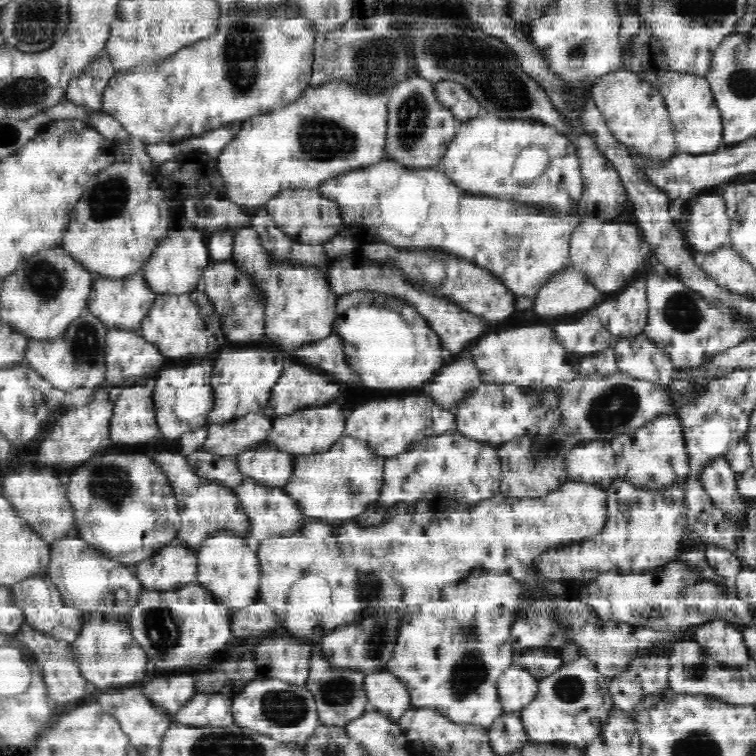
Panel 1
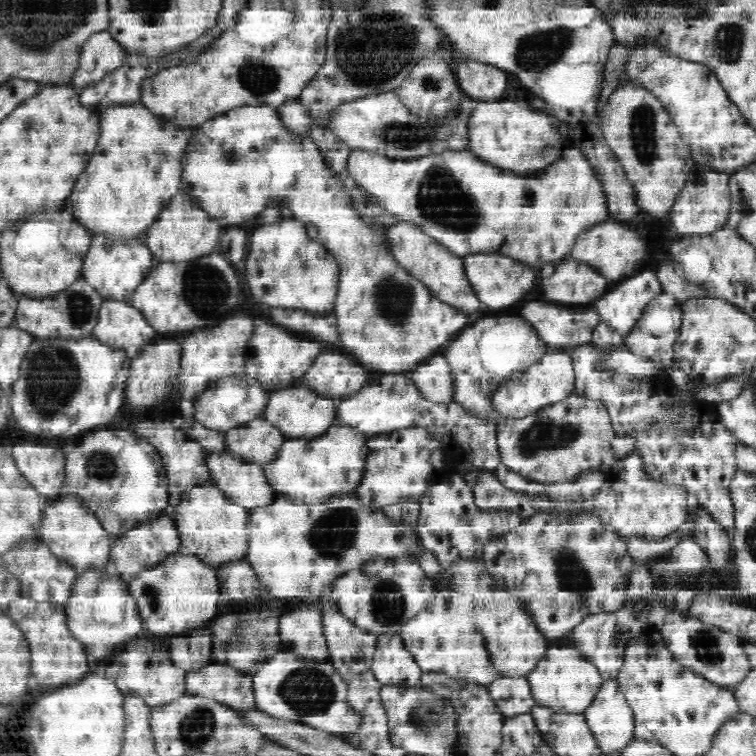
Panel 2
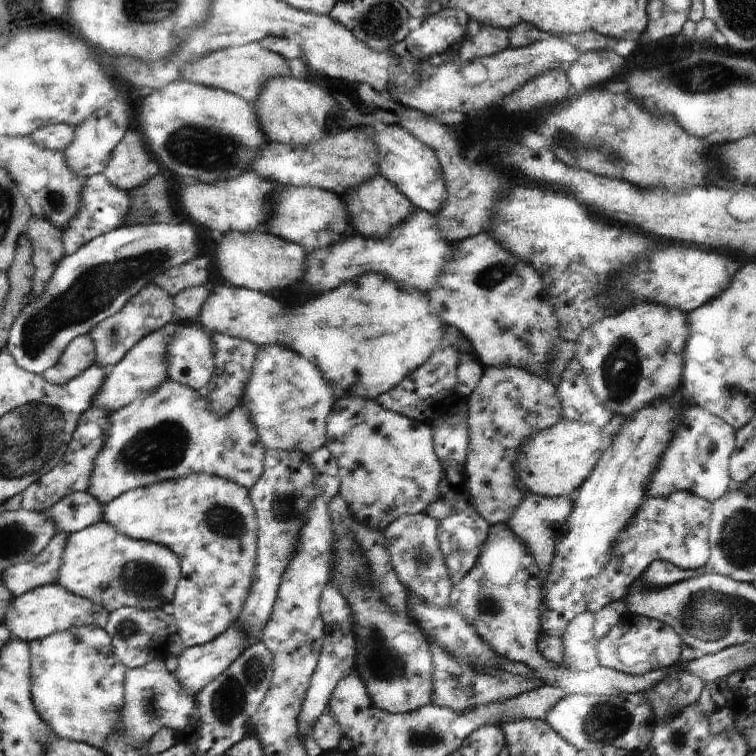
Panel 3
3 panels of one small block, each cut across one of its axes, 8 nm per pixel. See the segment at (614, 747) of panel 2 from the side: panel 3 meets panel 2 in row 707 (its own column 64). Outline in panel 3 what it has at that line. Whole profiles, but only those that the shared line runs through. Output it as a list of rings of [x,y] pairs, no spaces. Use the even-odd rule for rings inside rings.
[[[54,583],[48,586],[32,590],[24,596],[15,597],[14,606],[6,614],[8,628],[14,632],[14,637],[26,642],[34,642],[48,638],[50,634],[56,632],[66,632],[80,626],[97,626],[104,628],[104,624],[109,621],[110,612],[92,602],[88,598],[82,598],[60,584]]]

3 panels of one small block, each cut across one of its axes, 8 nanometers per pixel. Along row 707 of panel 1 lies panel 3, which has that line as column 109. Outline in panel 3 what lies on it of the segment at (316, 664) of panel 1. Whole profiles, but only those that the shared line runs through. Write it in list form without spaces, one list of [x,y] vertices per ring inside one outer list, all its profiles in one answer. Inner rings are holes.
[[[156,284],[146,285],[136,297],[130,298],[129,304],[118,314],[105,318],[100,325],[90,330],[89,336],[94,340],[94,350],[97,351],[96,364],[102,368],[116,365],[138,341],[173,321],[176,321],[176,311],[172,296]]]

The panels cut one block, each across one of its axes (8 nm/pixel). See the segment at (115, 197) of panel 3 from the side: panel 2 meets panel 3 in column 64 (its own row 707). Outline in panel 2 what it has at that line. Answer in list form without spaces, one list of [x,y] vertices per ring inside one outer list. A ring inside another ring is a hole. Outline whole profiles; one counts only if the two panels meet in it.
[[[220,664],[190,672],[186,676],[186,692],[194,692],[194,696],[214,696],[214,700],[230,708],[246,708],[246,704],[254,704],[252,678]]]

